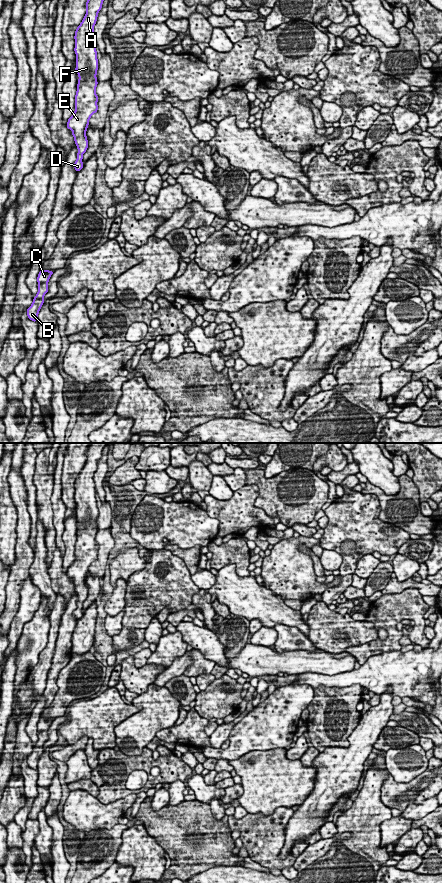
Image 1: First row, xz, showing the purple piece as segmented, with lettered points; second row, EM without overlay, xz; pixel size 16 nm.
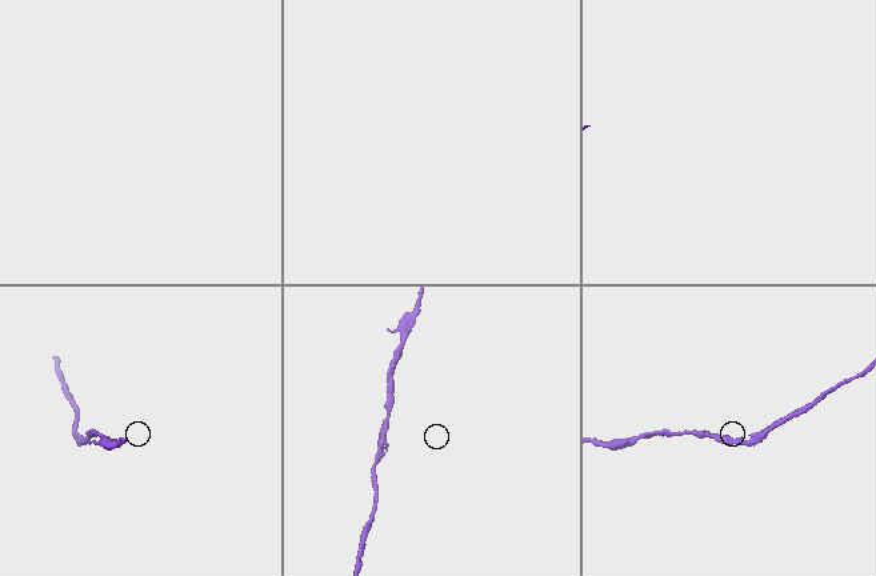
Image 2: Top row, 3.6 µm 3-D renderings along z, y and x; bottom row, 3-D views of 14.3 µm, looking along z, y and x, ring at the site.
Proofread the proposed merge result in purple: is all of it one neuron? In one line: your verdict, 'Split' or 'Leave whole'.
Leave whole

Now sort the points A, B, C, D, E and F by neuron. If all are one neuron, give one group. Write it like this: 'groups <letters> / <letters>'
groups A B C D E F

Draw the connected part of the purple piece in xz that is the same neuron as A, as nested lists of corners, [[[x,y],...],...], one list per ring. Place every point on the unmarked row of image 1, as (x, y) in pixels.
[[[91,443],[85,452],[87,460],[81,472],[75,479],[76,520],[79,524],[75,543],[75,560],[68,567],[67,576],[72,578],[75,592],[78,596],[77,608],[73,615],[77,620],[82,618],[82,603],[88,596],[86,578],[90,565],[97,560],[98,544],[95,540],[98,532],[96,522],[98,508],[96,500],[96,486],[94,473],[98,460],[102,456],[103,448],[109,443]]]

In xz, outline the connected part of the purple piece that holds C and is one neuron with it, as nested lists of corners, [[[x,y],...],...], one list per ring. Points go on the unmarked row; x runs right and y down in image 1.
[[[40,718],[37,729],[38,729],[38,741],[33,747],[32,753],[27,757],[27,764],[30,768],[37,770],[38,761],[42,755],[44,743],[48,740],[48,729],[54,719]]]

